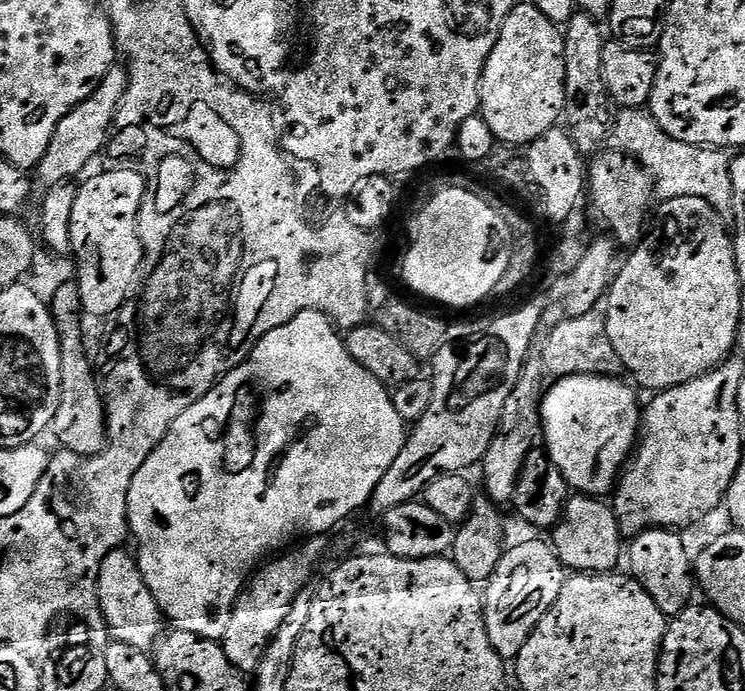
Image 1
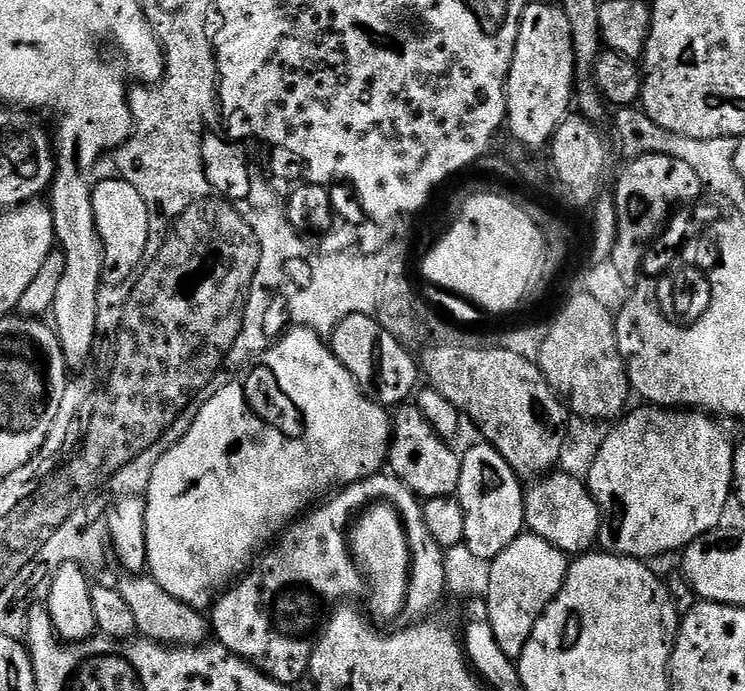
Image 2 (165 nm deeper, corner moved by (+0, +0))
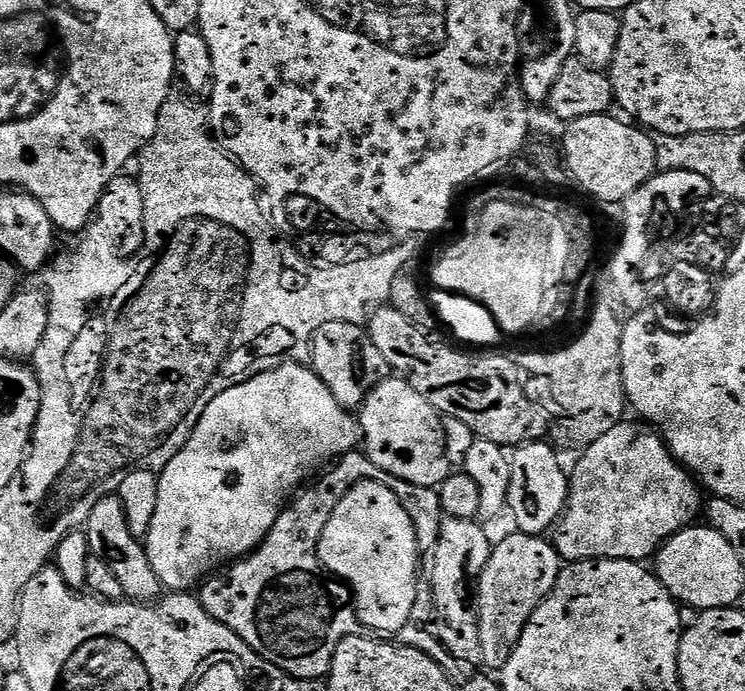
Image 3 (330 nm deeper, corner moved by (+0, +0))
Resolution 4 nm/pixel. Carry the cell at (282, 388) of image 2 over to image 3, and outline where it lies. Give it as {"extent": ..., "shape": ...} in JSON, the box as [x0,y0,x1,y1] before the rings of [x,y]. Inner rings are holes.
{"extent":[146,364,362,594],"shape":[[[284,364],[281,368],[258,374],[254,378],[218,394],[218,398],[214,398],[214,402],[210,402],[210,406],[206,406],[206,410],[202,414],[198,426],[190,434],[186,446],[182,446],[180,453],[159,473],[158,506],[154,510],[154,522],[148,527],[146,547],[150,566],[154,566],[154,574],[158,574],[161,585],[176,594],[187,593],[189,590],[195,589],[201,581],[213,575],[217,570],[242,560],[248,553],[254,552],[256,547],[270,534],[274,522],[284,511],[290,497],[305,483],[303,480],[311,472],[317,471],[316,473],[319,473],[329,462],[335,462],[341,456],[357,451],[361,444],[362,433],[359,419],[349,409],[342,407],[337,402],[334,394],[330,394],[330,390],[322,382],[322,378],[318,378],[318,374],[312,371],[311,367],[302,364]]]}

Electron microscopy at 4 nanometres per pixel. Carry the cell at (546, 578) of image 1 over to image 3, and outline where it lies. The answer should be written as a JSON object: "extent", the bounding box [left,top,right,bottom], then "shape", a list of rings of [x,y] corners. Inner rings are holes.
{"extent":[476,530,562,670],"shape":[[[519,530],[513,533],[505,540],[495,541],[490,562],[486,570],[482,570],[476,589],[482,664],[488,670],[502,670],[506,662],[510,662],[510,654],[514,654],[522,630],[526,630],[534,610],[552,595],[562,567],[555,543],[548,541],[547,544],[544,536],[528,536]]]}

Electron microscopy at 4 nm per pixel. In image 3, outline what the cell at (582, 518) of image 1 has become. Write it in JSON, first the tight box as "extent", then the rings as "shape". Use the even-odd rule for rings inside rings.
{"extent":[507,442,569,536],"shape":[[[548,442],[521,444],[511,453],[512,473],[507,511],[516,519],[515,527],[528,536],[544,536],[568,507],[569,473],[560,465],[560,456]]]}

